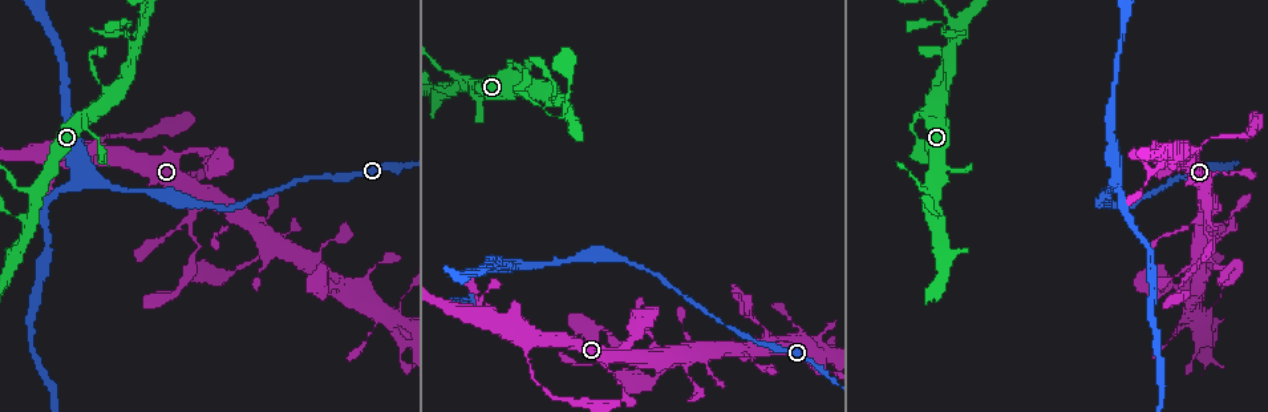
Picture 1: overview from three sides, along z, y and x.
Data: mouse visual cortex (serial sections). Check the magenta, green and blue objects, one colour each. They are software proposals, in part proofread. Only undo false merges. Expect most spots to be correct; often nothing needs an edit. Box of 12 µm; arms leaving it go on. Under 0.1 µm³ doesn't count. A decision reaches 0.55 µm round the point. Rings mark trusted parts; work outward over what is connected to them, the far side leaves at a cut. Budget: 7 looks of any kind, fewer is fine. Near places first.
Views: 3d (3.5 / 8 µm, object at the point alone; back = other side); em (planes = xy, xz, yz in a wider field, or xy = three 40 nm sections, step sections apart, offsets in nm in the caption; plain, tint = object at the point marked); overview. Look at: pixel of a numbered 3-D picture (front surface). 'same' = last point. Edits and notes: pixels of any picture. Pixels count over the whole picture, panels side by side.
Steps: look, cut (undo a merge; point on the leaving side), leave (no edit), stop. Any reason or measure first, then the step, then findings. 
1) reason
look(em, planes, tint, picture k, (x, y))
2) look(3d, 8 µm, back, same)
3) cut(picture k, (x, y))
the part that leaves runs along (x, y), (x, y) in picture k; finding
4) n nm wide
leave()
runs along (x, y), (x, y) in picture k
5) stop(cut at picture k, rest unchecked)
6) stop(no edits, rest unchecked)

arms part here
look(3d, 3.5 µm, picture 1, (940, 222))

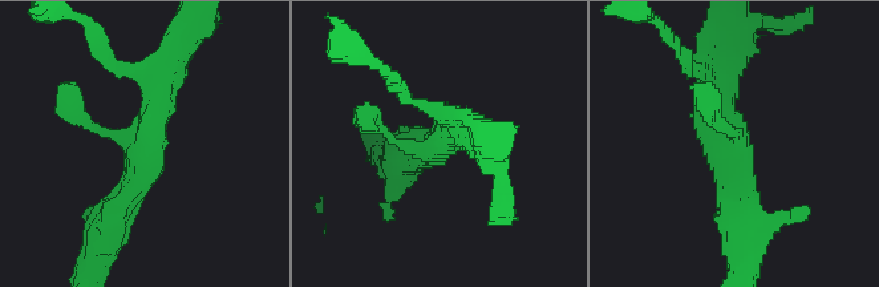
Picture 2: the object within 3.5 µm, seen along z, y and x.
now the EM
look(em, xy, step 5, tint, picture 2, (734, 150))

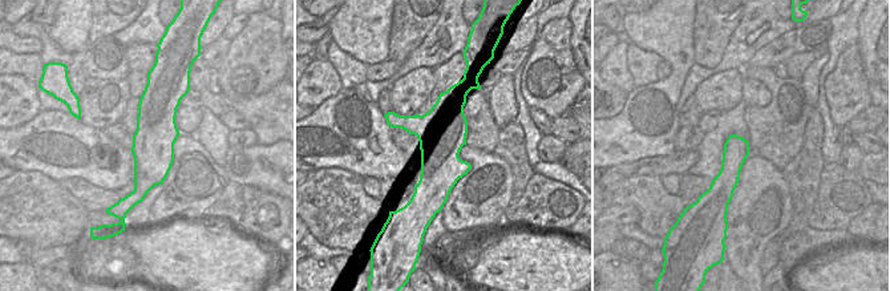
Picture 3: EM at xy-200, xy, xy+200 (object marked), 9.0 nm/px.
440 nm wide
leave()
runs along (170, 72), (141, 174), (109, 227) in picture 2; continuous, no second cell

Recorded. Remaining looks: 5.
three-way junction
look(3d, 3.5 µm, picture 1, (957, 28))

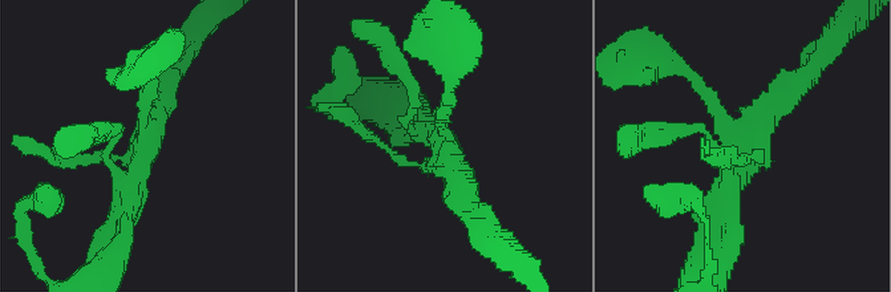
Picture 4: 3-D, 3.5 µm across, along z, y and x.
shape alone is not enough
look(em, planes, tint, picture 4, (149, 146))

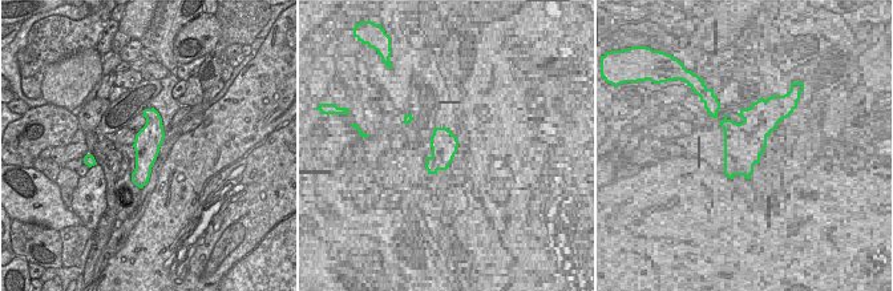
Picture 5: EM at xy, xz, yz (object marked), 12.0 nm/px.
leave()
runs along (152, 112), (152, 136), (138, 182) in picture 5; continuous, no second cell

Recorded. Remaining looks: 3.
arms part here
look(3d, 3.5 µm, picture 1, (1113, 182))

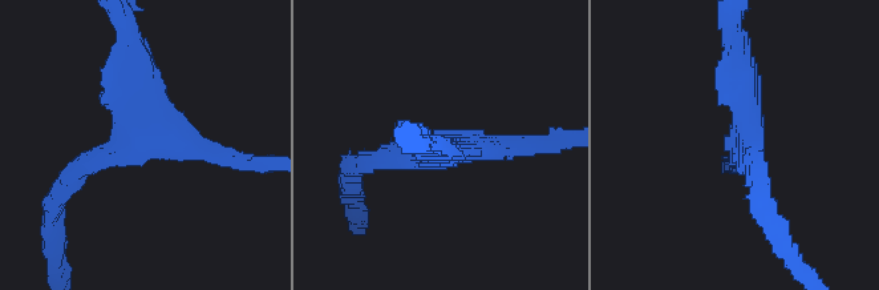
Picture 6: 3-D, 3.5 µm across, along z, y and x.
shape alone is not enough
look(em, planes, tint, picture 6, (154, 137))

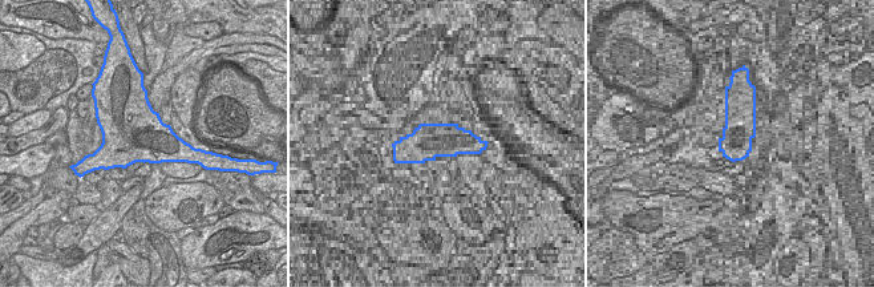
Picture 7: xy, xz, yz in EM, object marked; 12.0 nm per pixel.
leave()
one cell here

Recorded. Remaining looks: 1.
stop(no edits, rest unchecked)

